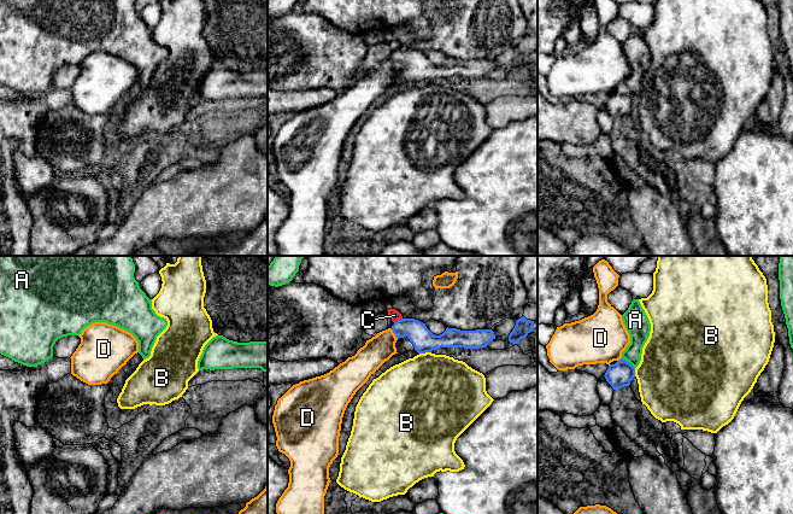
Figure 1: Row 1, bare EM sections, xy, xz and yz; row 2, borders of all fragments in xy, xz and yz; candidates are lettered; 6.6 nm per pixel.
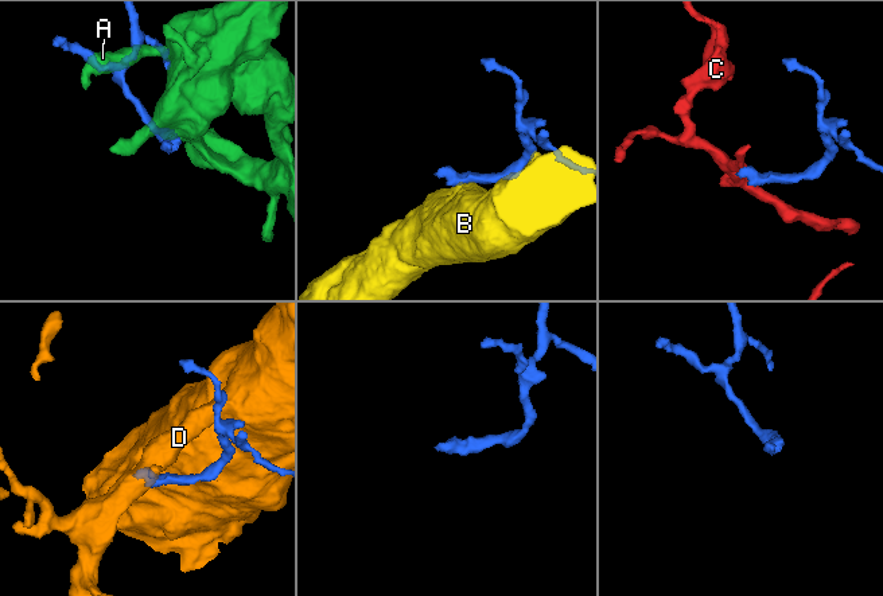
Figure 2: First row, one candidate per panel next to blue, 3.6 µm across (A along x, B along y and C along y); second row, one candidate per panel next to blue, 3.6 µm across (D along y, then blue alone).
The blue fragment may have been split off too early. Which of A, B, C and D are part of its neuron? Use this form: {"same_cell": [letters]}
{"same_cell": []}

